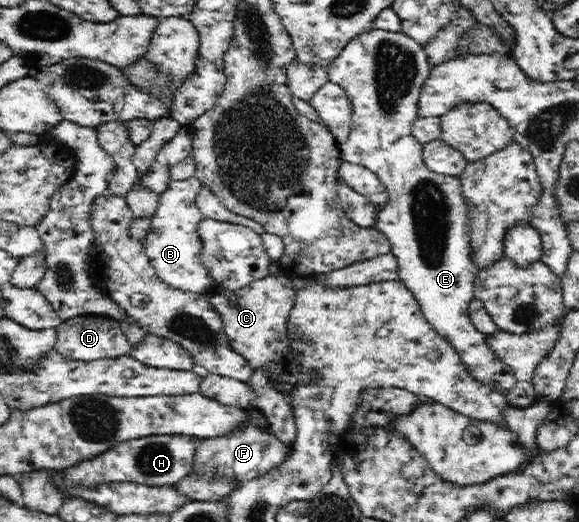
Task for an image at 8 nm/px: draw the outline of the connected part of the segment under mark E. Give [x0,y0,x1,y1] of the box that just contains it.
[326,29,517,395]

